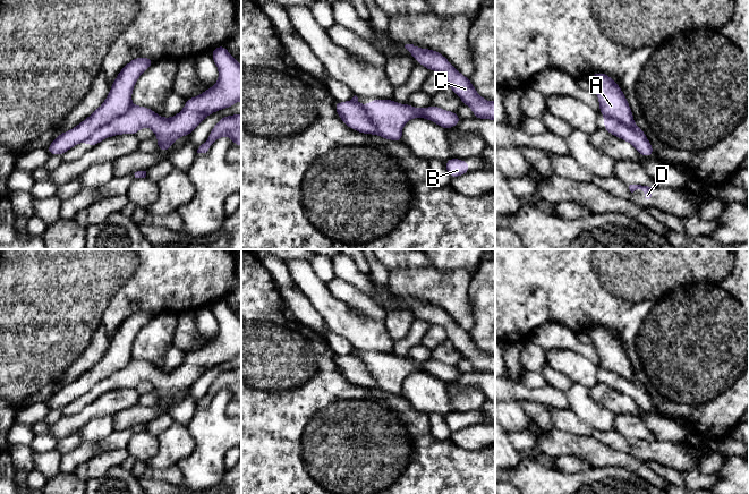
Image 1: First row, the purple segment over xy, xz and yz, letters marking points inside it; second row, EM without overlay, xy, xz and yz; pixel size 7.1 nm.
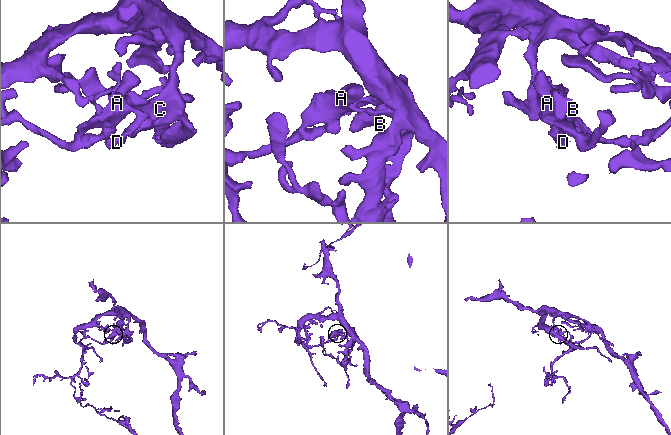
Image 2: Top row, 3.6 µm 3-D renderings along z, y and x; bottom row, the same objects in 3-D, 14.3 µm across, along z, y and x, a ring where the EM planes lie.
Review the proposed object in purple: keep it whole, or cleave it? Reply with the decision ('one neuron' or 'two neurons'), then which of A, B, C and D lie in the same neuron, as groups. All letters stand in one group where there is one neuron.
two neurons; groups A B C / D

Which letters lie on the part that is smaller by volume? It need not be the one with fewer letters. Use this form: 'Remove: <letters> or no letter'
Remove: D

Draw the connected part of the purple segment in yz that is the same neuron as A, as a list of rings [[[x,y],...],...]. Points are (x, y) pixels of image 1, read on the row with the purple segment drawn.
[[[595,73],[588,82],[599,101],[599,113],[633,127],[636,122],[631,108],[621,87],[605,73]]]

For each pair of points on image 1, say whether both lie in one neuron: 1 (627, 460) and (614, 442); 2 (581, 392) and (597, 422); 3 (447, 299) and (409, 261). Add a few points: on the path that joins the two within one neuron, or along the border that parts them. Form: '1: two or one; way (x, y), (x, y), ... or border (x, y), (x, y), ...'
1: two; border (597, 440), (615, 450), (629, 452), (646, 462)
2: one; way (581, 399), (581, 403), (593, 415)
3: two; border (431, 266), (390, 271)

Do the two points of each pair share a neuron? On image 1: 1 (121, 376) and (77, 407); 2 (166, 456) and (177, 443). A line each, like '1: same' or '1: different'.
1: same
2: same

